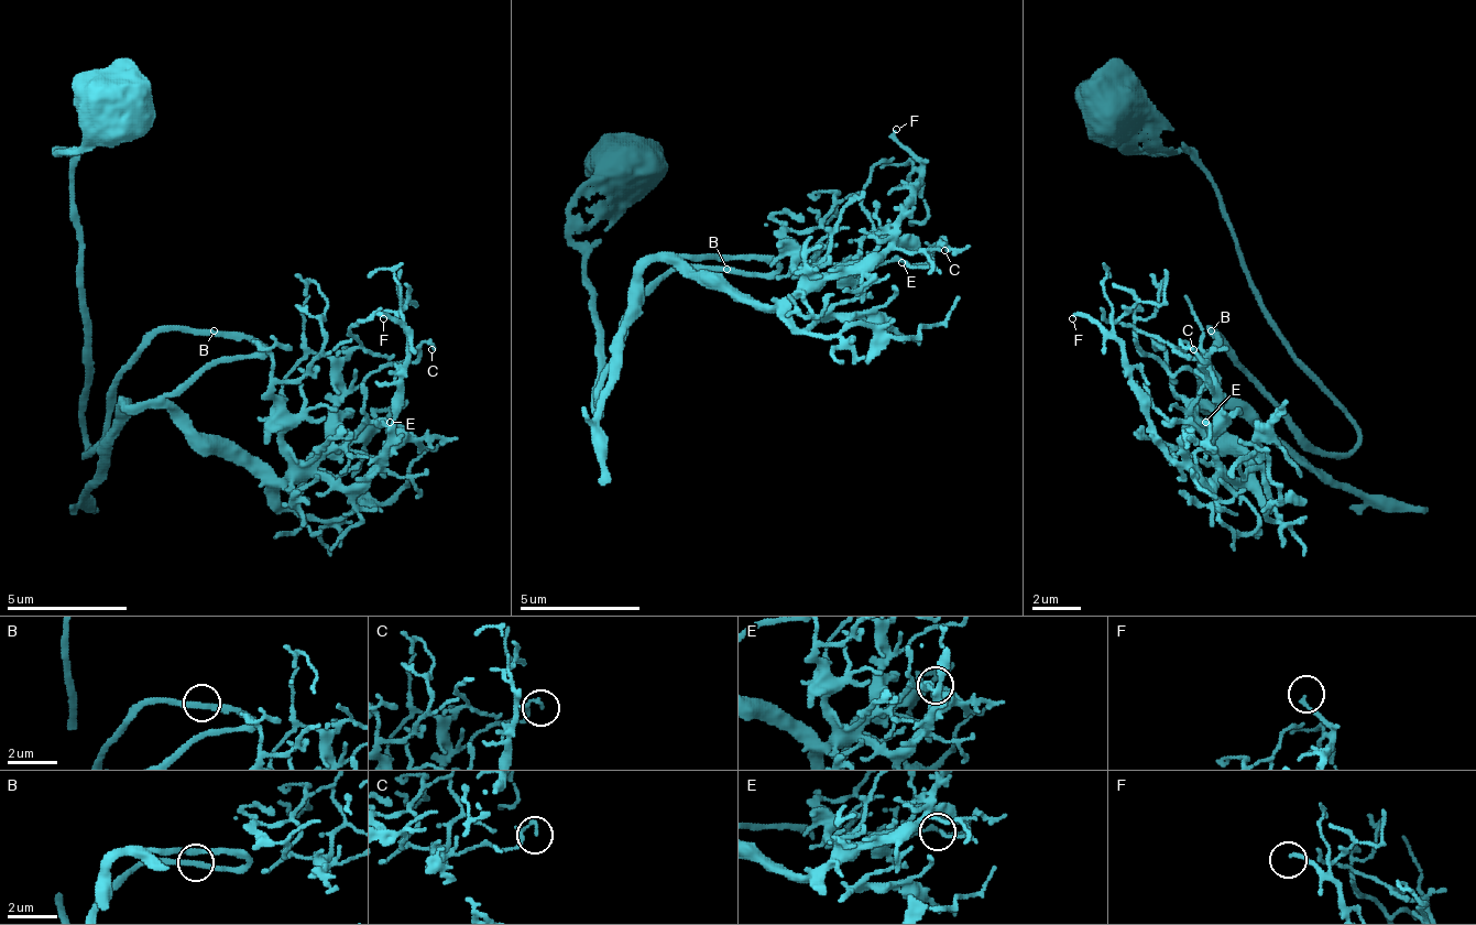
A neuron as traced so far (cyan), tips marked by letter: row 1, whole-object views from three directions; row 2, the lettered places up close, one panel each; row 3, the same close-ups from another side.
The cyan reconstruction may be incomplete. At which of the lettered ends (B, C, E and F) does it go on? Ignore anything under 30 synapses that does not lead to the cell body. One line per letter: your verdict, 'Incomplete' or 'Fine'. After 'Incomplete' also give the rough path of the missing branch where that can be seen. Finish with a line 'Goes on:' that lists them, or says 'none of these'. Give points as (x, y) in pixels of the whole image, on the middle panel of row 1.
B: Fine
C: Fine
E: Fine
F: Fine
Goes on: none of these

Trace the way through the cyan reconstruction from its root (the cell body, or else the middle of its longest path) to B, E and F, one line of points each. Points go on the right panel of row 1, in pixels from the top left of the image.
B: (1254, 410), (1205, 410), (1199, 398), (1199, 361), (1217, 343), (1211, 330)
E: (1254, 410), (1205, 410), (1247, 452), (1247, 470), (1211, 488), (1187, 458), (1187, 446), (1211, 434), (1205, 422)
F: (1254, 410), (1205, 410), (1247, 452), (1247, 470), (1211, 488), (1157, 434), (1126, 355), (1072, 318)

